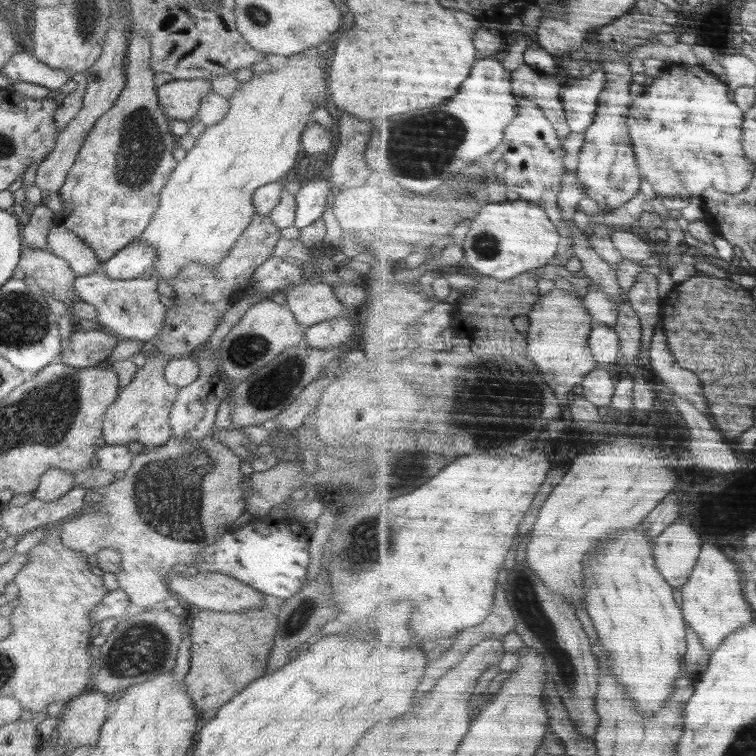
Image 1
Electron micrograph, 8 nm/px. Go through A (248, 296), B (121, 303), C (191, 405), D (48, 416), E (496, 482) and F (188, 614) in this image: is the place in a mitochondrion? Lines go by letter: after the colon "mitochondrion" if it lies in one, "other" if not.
A: other
B: other
C: other
D: mitochondrion
E: other
F: other

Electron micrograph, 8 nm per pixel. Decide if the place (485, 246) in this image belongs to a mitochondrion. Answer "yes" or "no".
yes

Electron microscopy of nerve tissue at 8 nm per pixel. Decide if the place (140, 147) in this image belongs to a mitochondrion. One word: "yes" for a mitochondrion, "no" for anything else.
yes

